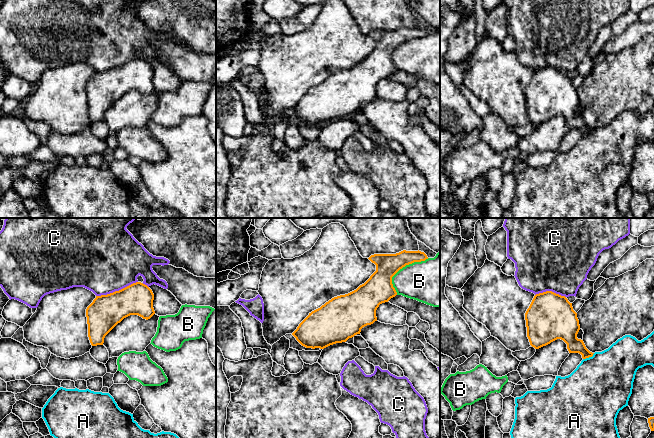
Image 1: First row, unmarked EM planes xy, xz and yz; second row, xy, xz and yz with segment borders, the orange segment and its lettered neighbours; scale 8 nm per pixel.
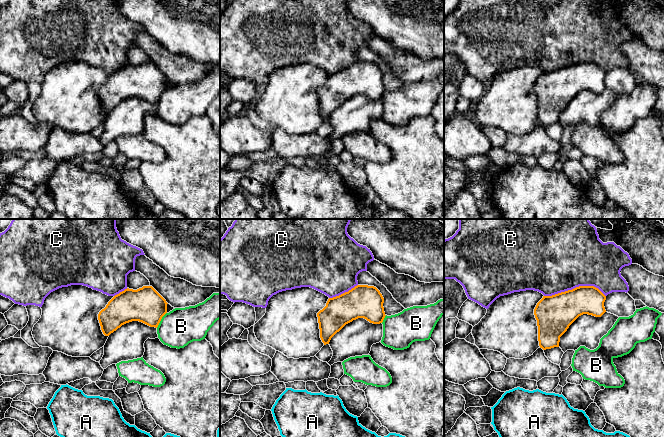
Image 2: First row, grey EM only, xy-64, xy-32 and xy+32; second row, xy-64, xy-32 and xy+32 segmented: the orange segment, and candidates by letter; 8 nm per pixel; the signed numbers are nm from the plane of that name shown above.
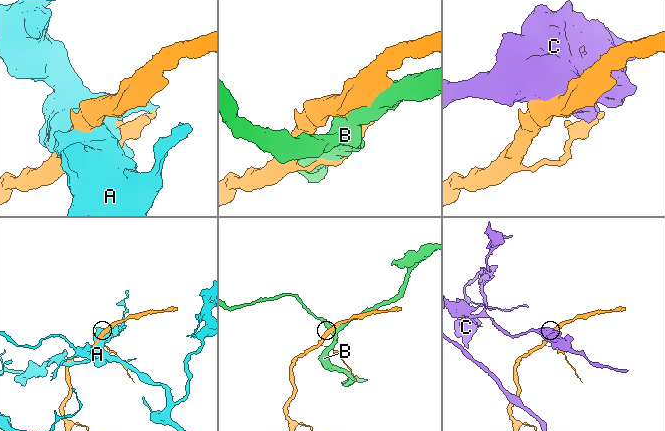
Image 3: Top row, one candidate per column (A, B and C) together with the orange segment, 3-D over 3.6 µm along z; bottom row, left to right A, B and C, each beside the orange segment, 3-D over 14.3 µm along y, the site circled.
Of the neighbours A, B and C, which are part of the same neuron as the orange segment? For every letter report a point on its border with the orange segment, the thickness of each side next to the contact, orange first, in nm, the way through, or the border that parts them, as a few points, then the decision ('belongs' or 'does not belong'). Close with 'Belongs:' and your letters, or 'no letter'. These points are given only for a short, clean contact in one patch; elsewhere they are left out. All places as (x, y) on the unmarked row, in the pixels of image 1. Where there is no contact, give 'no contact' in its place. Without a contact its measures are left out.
A: yz (588, 133) | 140/500 nm | does not belong
B: xz (401, 44) | 240/340 nm | does not belong
C: xy (116, 67) | 280/500 nm | does not belong
Belongs: no letter

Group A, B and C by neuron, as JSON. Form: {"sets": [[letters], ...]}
{"sets": [["A"], ["B"], ["C"]]}

